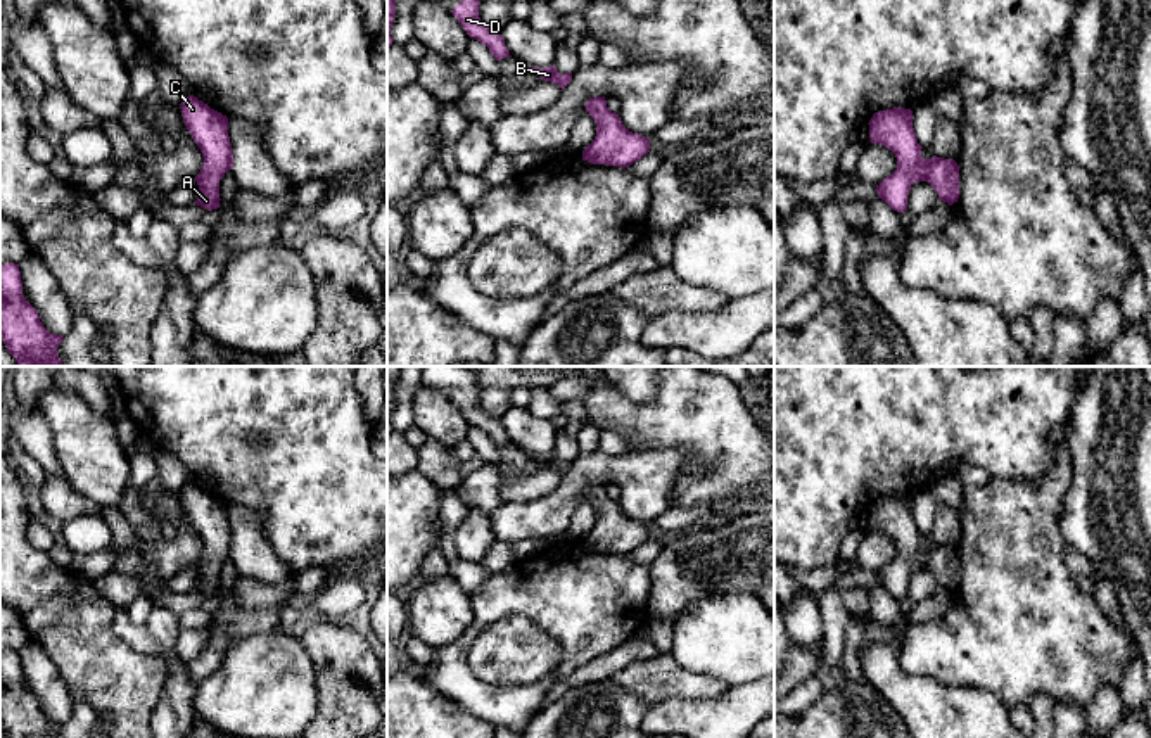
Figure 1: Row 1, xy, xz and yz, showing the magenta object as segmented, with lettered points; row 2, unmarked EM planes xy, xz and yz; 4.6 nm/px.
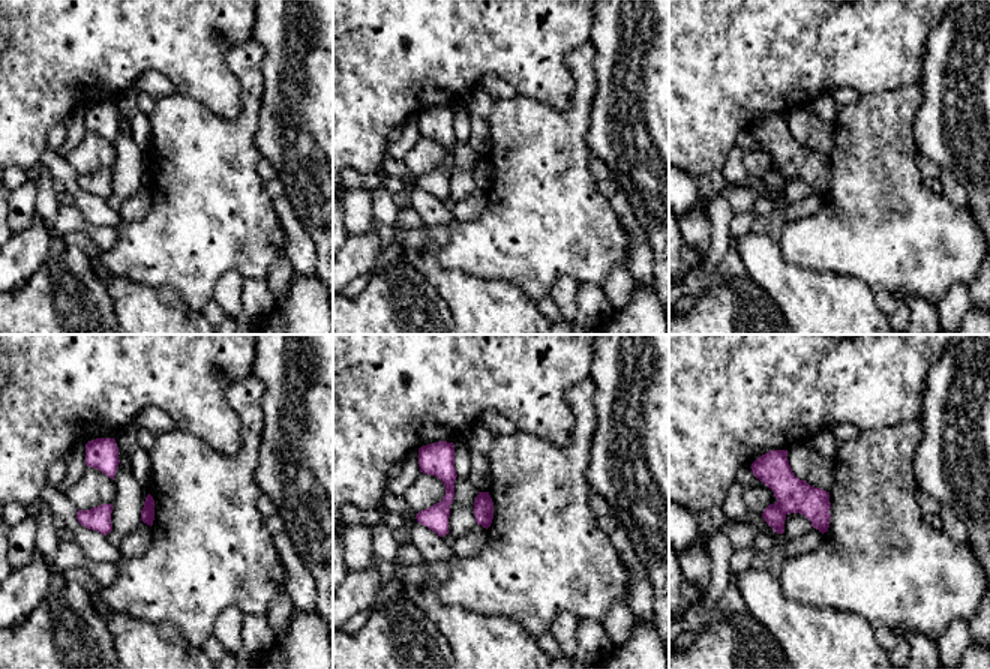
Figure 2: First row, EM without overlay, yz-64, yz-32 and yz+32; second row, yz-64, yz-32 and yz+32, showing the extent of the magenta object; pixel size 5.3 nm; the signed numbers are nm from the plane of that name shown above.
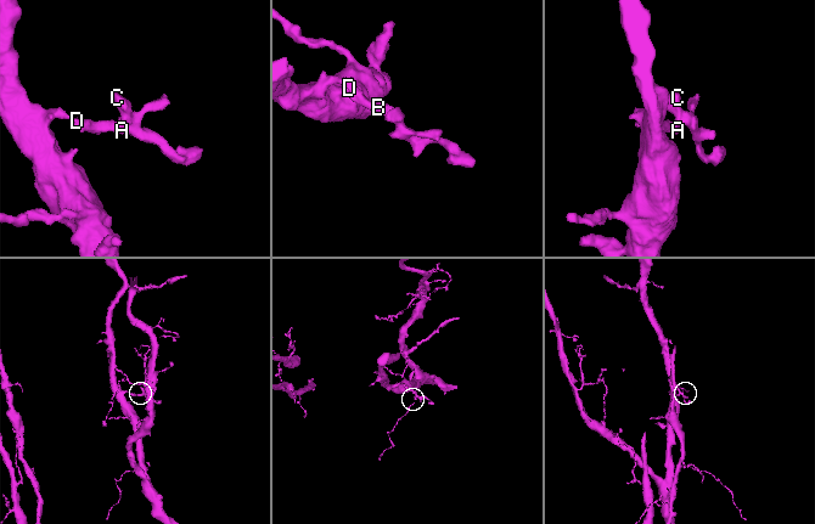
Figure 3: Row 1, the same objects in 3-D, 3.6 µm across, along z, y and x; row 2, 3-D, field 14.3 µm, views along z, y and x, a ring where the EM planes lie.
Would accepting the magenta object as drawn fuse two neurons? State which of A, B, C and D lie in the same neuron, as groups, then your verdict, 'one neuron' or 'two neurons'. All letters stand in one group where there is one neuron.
A B C D | one neuron

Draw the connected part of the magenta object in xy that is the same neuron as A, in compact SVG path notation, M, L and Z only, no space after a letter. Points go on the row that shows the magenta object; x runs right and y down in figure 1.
M188 95L180 107L185 126L204 157L202 169L195 176L199 185L195 204L209 211L218 209L219 180L233 166L228 118L194 95Z

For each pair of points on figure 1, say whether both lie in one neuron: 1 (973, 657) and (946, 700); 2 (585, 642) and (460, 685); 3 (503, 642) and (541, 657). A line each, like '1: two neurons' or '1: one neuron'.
1: two neurons
2: one neuron
3: one neuron

